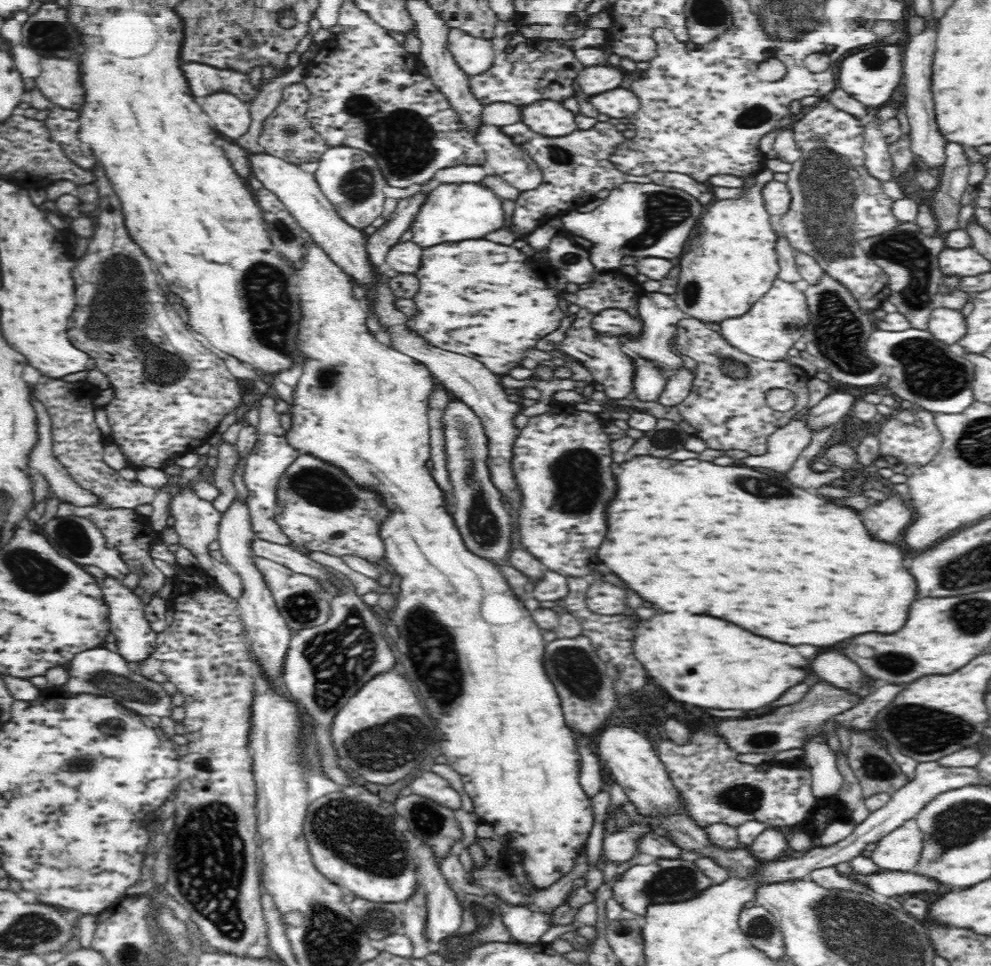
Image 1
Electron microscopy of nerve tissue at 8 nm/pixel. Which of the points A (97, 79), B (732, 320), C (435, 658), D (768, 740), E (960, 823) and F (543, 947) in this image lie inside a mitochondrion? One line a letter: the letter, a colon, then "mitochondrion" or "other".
A: other
B: other
C: mitochondrion
D: mitochondrion
E: mitochondrion
F: other

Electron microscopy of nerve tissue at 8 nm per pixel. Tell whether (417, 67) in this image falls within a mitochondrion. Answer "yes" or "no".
no

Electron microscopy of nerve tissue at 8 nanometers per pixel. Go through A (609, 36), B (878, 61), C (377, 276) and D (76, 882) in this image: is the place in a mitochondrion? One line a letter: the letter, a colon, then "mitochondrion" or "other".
A: other
B: mitochondrion
C: other
D: other

